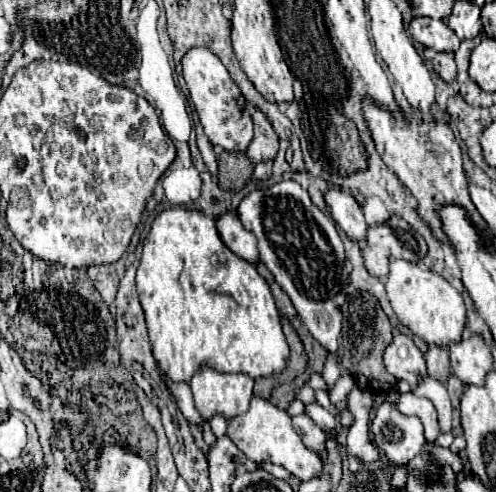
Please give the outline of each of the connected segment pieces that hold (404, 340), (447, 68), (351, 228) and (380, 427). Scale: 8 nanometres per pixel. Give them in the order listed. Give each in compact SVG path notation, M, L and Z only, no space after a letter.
M394 334L394 340L384 354L384 366L398 380L406 380L412 390L418 386L420 378L428 374L422 352L416 348L412 338L404 334Z
M438 52L438 54L432 58L432 64L434 64L434 72L436 72L444 82L452 82L452 80L456 78L456 62L454 62L454 56L452 56L452 54Z
M332 188L326 192L326 204L328 210L332 214L332 218L336 220L336 224L340 226L340 230L354 242L362 242L366 240L366 232L368 232L368 224L364 220L362 208L360 204L354 200L354 196L344 194L338 188Z
M390 402L378 406L370 428L374 444L396 466L406 466L426 444L422 422L416 416L402 414Z

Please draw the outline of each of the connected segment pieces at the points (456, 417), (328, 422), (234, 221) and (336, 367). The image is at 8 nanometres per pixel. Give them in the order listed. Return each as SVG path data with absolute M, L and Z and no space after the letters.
M450 376L448 382L446 382L446 388L448 388L452 404L454 404L453 427L456 428L461 425L459 404L462 392L464 392L464 384L456 376Z
M308 404L308 406L306 406L306 414L308 414L328 436L332 436L332 434L336 432L336 418L334 418L328 410L324 410L320 404Z
M228 212L224 216L220 216L216 220L216 226L218 226L218 232L224 240L224 244L240 258L244 258L246 262L250 264L256 264L258 262L258 242L254 238L254 234L250 234L242 222L238 220L236 214Z
M332 354L328 356L326 360L326 366L324 366L324 372L322 372L322 378L328 382L328 386L332 388L334 382L340 378L340 364L338 364L338 358L334 358Z

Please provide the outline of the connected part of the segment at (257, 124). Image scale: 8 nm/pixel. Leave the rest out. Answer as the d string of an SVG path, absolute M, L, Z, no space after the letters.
M256 110L252 118L254 118L254 140L246 150L248 158L254 164L274 160L278 154L278 136L274 134L274 128L260 110Z

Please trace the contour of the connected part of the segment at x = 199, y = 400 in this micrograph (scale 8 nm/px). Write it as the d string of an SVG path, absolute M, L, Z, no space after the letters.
M210 368L194 374L190 388L196 410L204 420L220 414L226 420L244 414L250 408L254 380L246 374L220 374Z

